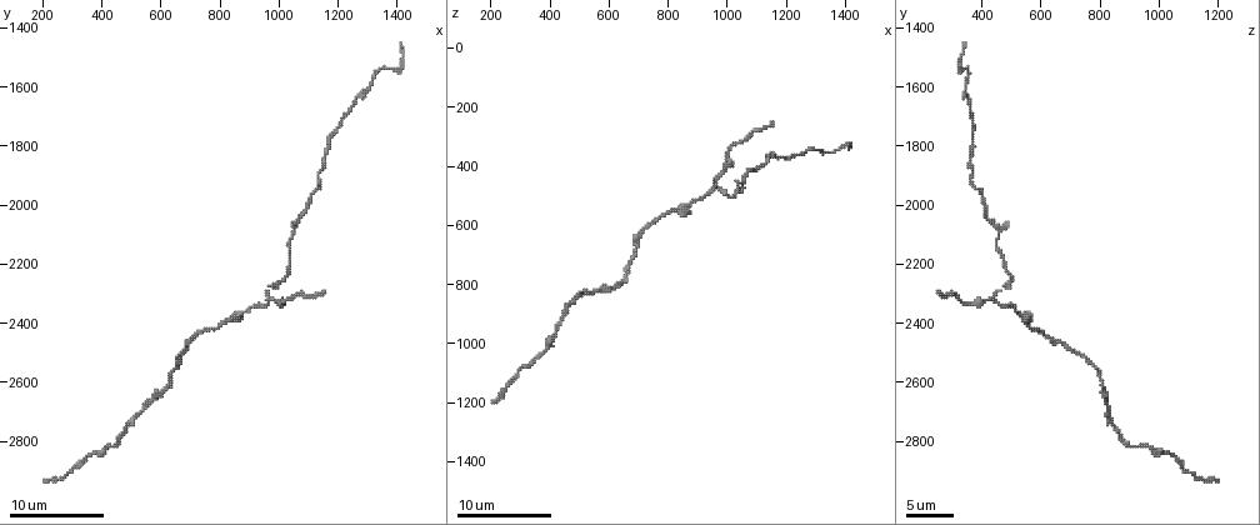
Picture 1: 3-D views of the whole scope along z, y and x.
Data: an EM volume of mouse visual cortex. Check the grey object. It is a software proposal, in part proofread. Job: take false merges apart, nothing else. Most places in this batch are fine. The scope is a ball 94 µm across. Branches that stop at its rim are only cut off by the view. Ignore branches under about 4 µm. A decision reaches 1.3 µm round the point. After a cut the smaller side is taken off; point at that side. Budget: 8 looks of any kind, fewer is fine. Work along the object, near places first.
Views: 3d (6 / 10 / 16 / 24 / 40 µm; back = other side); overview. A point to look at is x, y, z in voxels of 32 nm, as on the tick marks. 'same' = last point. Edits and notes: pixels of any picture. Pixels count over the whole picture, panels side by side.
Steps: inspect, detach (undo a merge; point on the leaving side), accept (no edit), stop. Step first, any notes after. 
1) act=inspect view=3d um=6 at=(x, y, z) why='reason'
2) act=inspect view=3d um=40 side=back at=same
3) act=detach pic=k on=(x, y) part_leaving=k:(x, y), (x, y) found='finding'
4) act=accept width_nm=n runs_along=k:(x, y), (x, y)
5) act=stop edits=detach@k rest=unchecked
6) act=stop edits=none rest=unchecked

act=inspect view=3d um=10 at=(1040, 2100, 470) why='three arms meet'

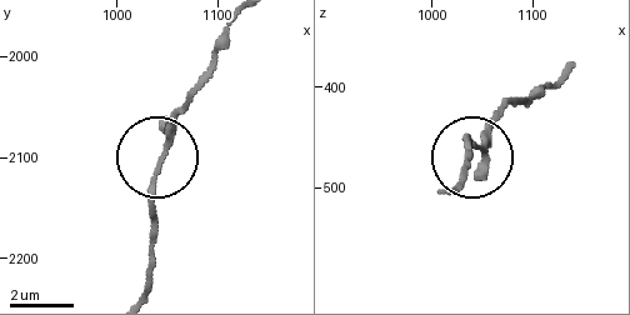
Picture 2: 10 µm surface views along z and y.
act=accept arms=3 found='all the same neuron'

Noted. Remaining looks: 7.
act=inspect view=3d um=16 at=(1120, 1960, 400) why='thin neck'

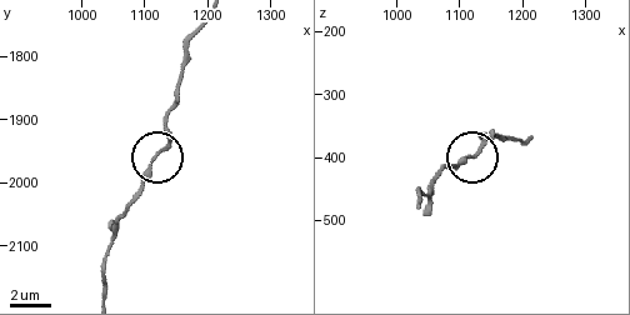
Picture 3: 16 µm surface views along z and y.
act=accept runs_along=3:(104, 294), (104, 259), (116, 224), (166, 143), (165, 125) found='continuous, no second neuron'

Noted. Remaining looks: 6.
act=inspect view=3d um=16 at=(1250, 1660, 350) why='calibre changes'

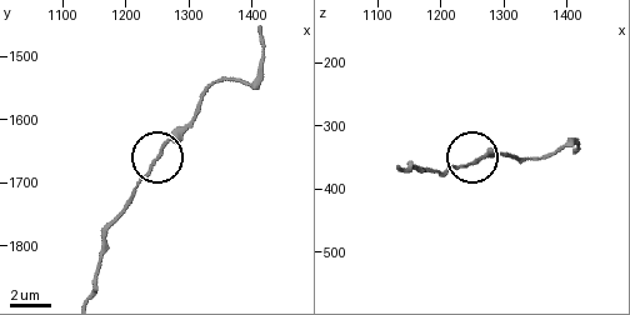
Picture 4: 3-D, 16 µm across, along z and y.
act=inspect view=3d um=6 at=(1250, 1660, 360)

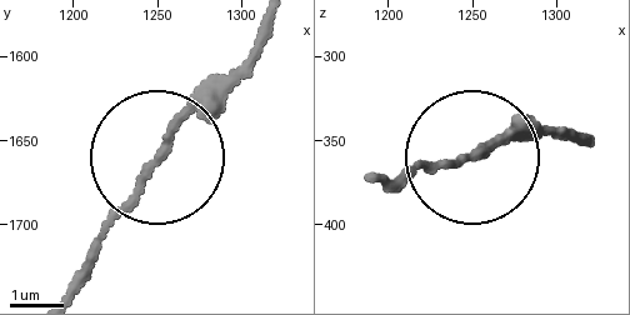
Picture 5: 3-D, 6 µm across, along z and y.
act=accept runs_along=5:(381, 174), (551, 134) found='all the same neuron'

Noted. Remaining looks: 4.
act=inspect view=3d um=10 at=(960, 2320, 440)

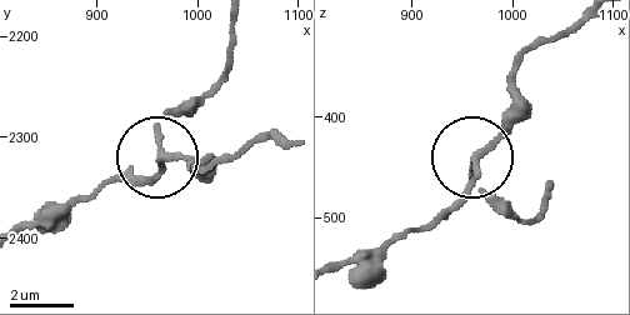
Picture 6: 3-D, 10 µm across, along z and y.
act=accept runs_along=6:(423, 224), (468, 183), (476, 151), (521, 105) found='one neuron here'

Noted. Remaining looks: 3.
act=stop edits=none rest=unchecked

